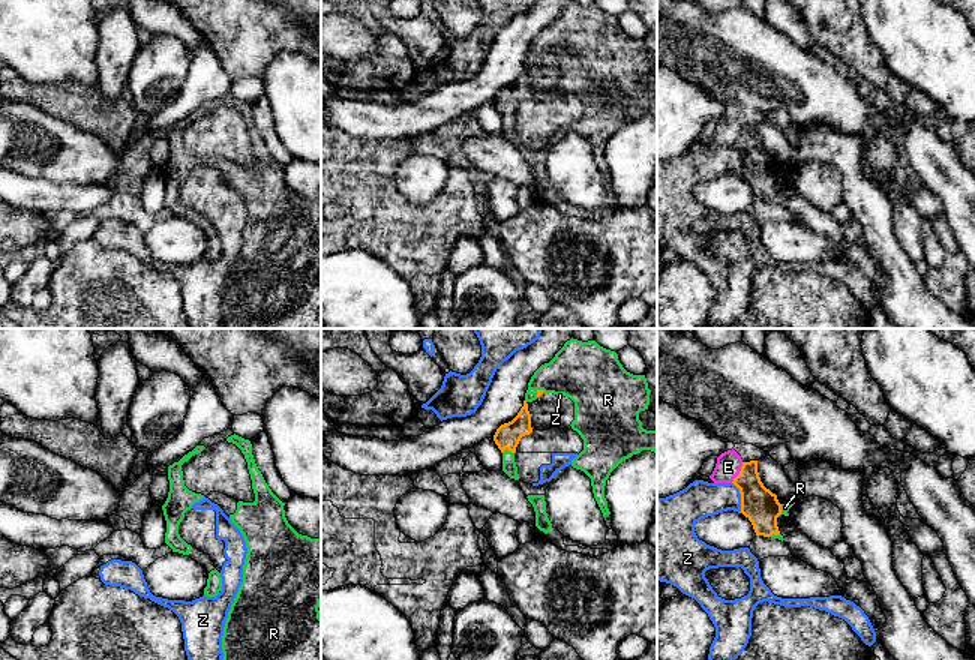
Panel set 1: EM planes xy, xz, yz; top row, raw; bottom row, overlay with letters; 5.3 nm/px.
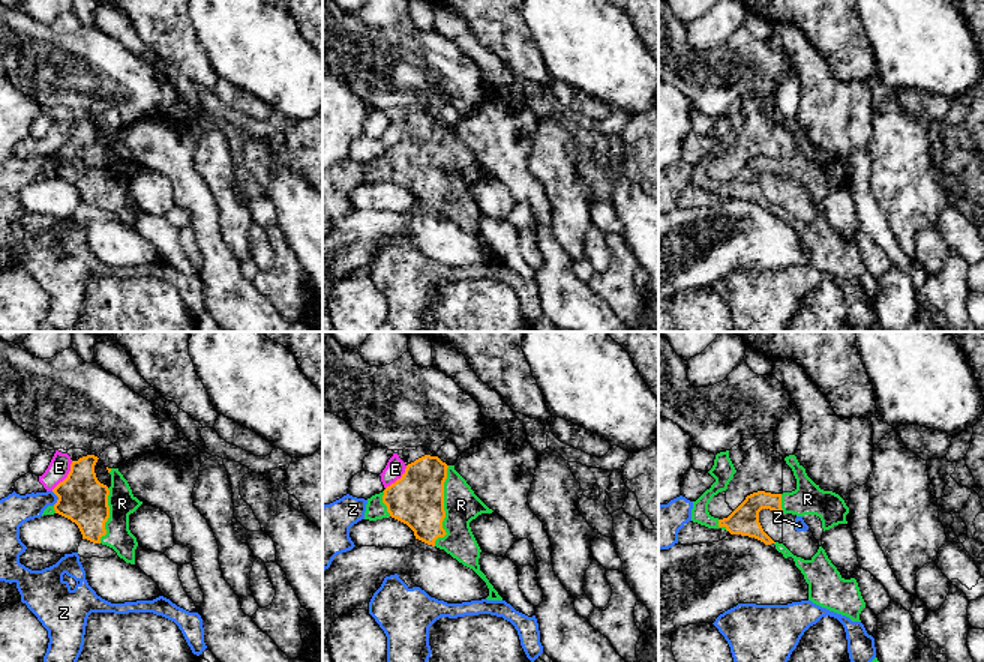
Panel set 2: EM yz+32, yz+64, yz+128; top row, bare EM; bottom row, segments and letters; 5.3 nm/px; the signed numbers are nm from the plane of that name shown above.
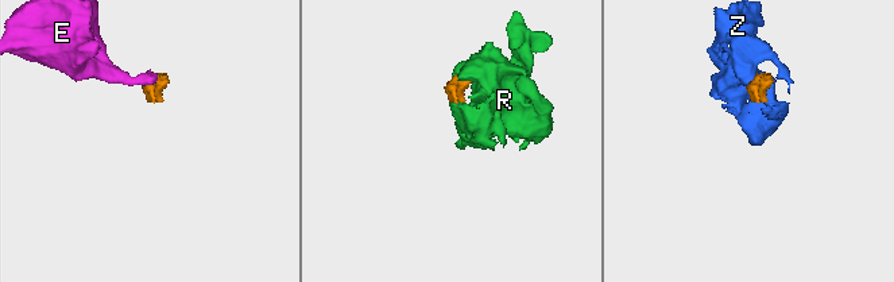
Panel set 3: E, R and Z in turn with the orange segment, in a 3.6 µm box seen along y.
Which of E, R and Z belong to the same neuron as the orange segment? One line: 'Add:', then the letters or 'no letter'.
Add: R

